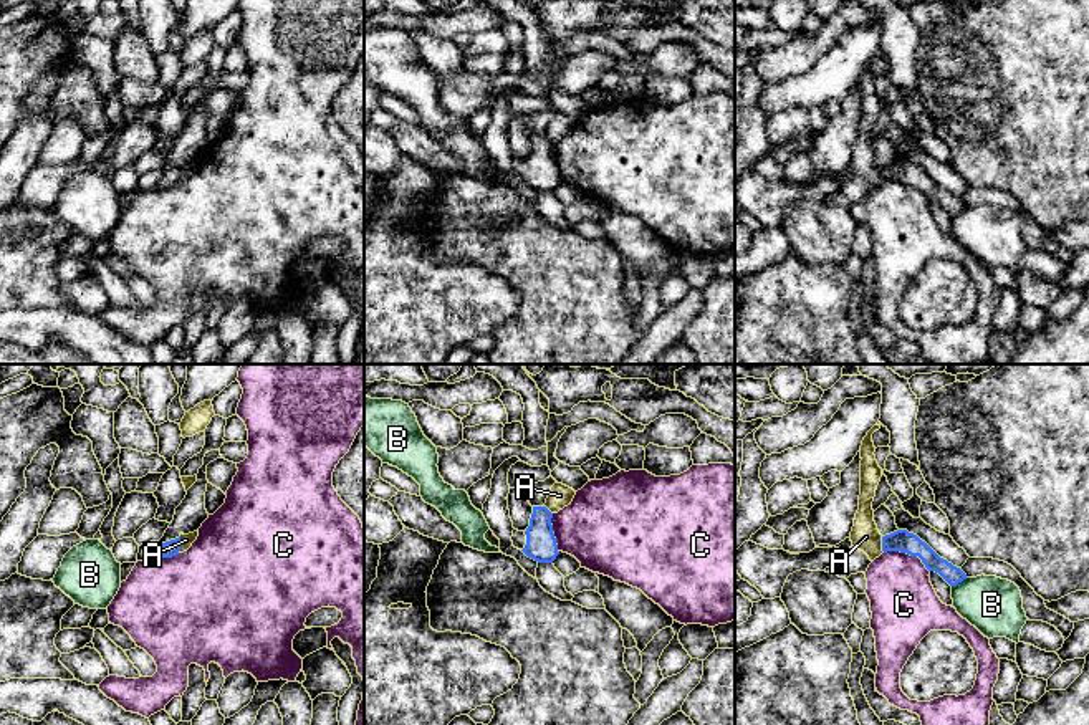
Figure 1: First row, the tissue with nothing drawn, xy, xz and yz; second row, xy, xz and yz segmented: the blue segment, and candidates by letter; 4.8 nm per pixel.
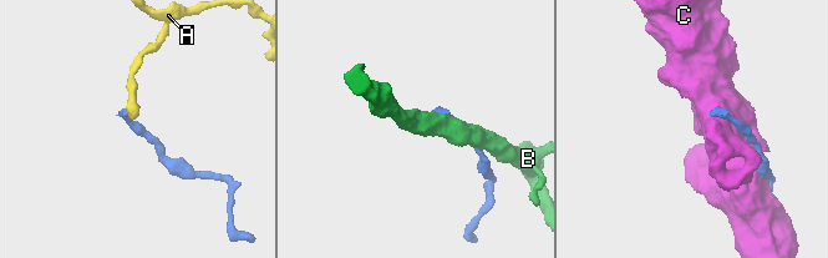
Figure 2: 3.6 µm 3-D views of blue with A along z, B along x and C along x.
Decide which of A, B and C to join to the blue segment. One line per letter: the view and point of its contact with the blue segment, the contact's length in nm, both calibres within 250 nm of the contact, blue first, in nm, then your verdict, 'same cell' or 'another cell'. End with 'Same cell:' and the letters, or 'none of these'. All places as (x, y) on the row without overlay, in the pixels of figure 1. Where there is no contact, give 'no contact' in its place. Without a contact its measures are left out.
A: contact xy (179, 174); length 80 nm; calibres 80 and 60 nm; another cell
B: contact yz (959, 211); length 90 nm; calibres 90 and 280 nm; another cell
C: contact yz (909, 182); length 240 nm; calibres 110 and 320 nm; another cell
Same cell: none of these

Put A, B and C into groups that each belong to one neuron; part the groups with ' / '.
A / B / C

